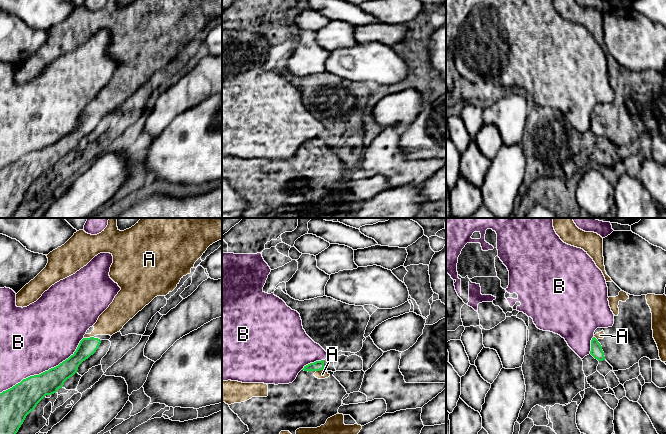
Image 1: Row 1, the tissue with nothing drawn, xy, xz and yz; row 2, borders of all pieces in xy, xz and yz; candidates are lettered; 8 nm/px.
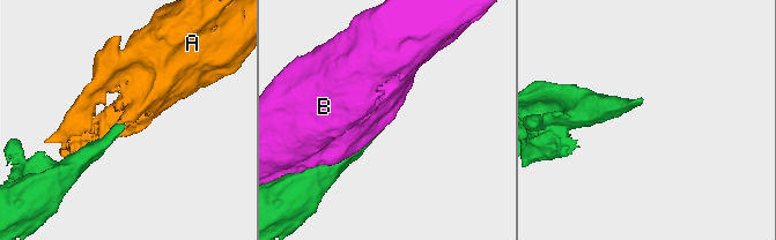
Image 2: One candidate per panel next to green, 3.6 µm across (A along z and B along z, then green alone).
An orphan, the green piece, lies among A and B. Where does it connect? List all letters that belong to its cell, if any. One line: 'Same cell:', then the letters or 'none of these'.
Same cell: A

